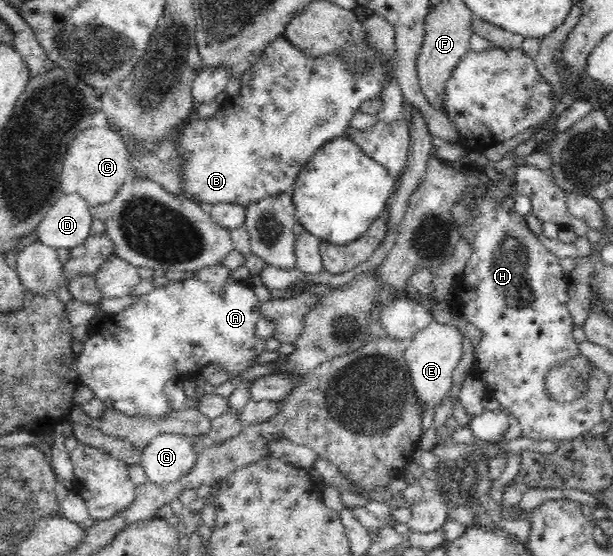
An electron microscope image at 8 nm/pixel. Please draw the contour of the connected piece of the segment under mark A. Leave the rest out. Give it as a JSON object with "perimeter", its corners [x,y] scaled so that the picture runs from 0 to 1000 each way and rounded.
{"perimeter":[[[362,473],[349,478],[336,478],[336,482],[326,482],[323,487],[316,487],[316,496],[295,504],[277,504],[272,513],[266,516],[254,516],[245,529],[232,531],[225,536],[225,543],[220,543],[215,550],[207,552],[199,561],[179,568],[168,568],[163,581],[148,594],[145,610],[131,621],[126,621],[126,649],[124,665],[132,687],[139,691],[155,709],[160,719],[165,719],[173,734],[184,734],[192,741],[201,741],[209,748],[240,748],[240,752],[250,752],[250,755],[264,755],[271,752],[277,741],[285,741],[281,727],[271,709],[268,707],[268,694],[276,683],[292,683],[302,680],[320,680],[326,674],[330,662],[339,658],[339,653],[354,651],[361,656],[361,664],[365,664],[372,676],[387,678],[393,674],[401,664],[413,660],[416,655],[414,644],[421,637],[431,633],[432,621],[431,610],[418,604],[418,583],[427,567],[427,545],[414,531],[414,523],[406,518],[403,505],[385,507],[375,500],[375,486],[369,484]]]}

